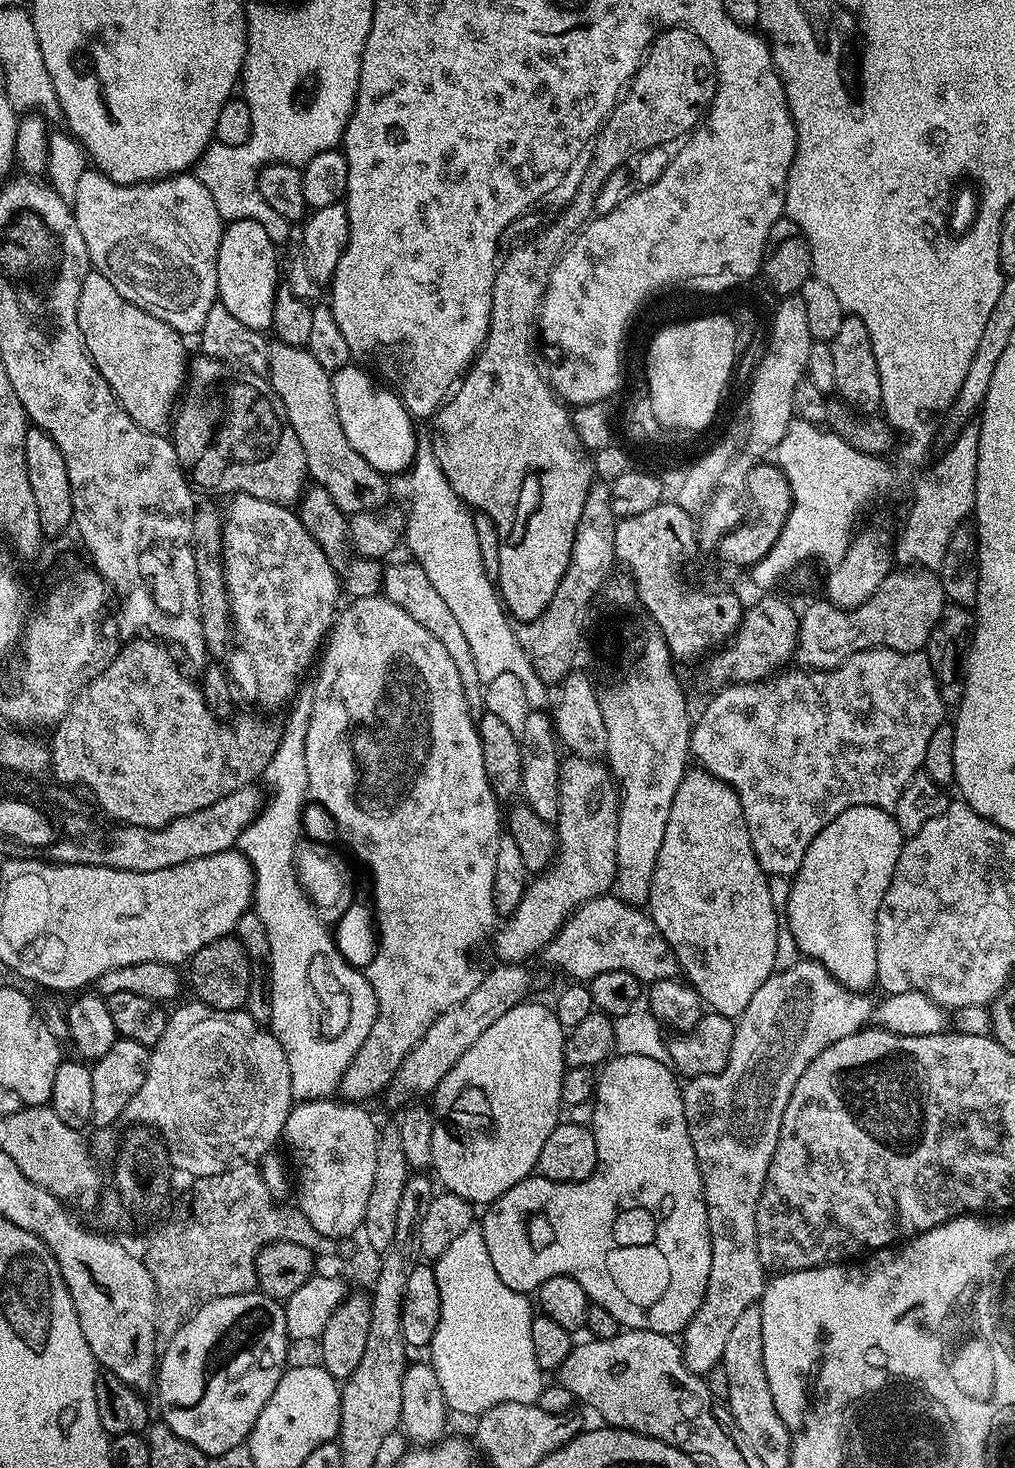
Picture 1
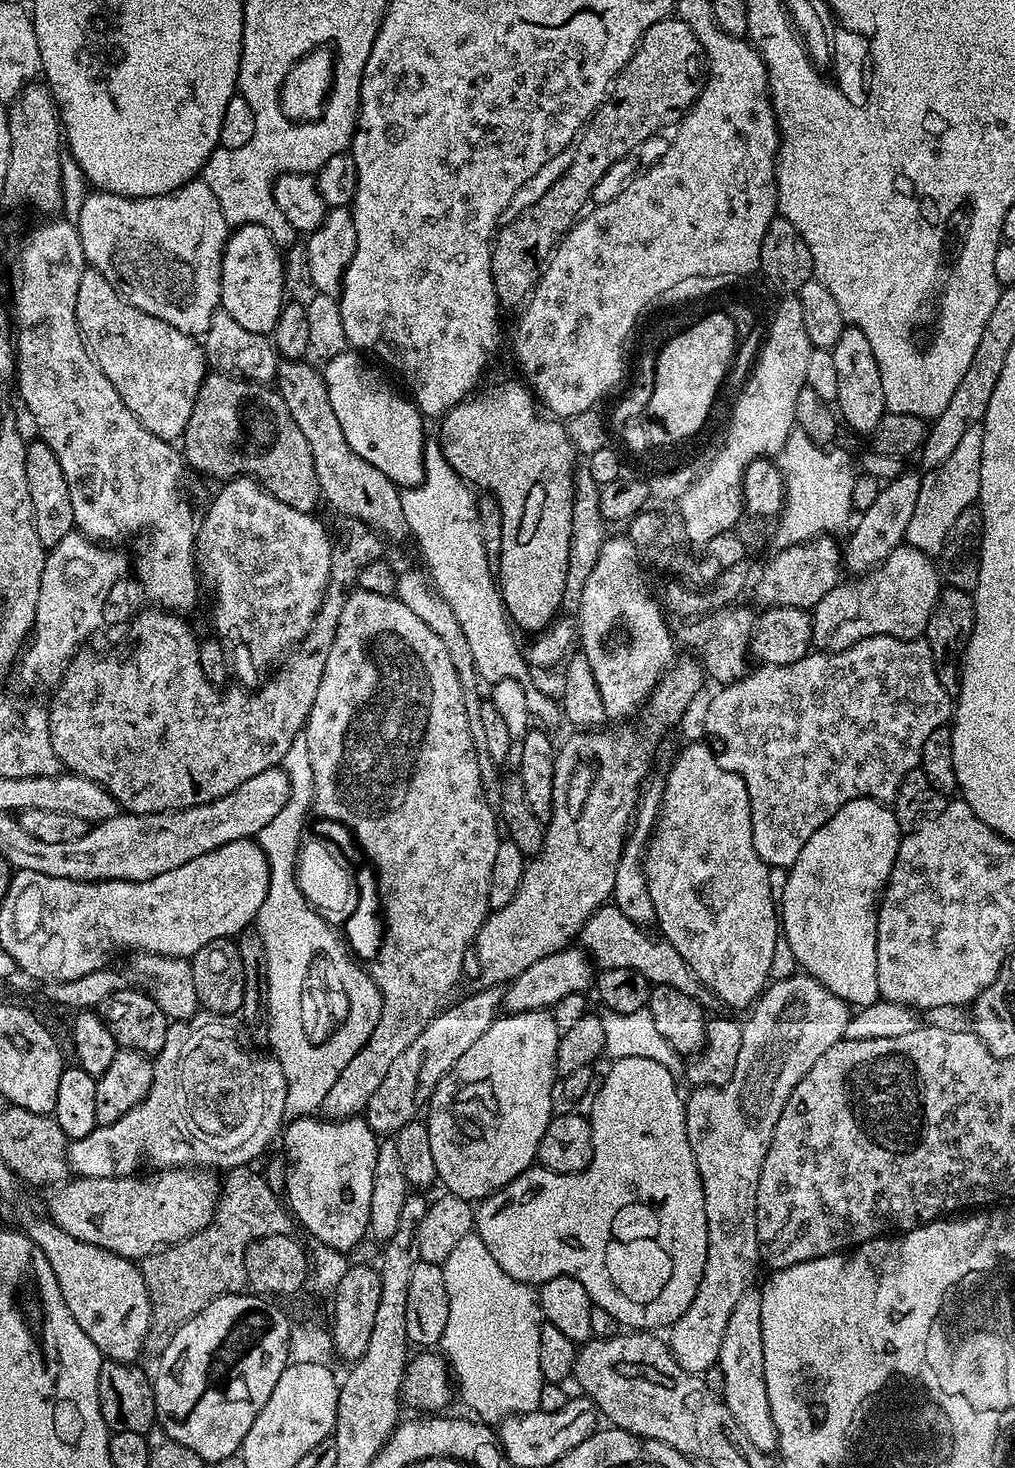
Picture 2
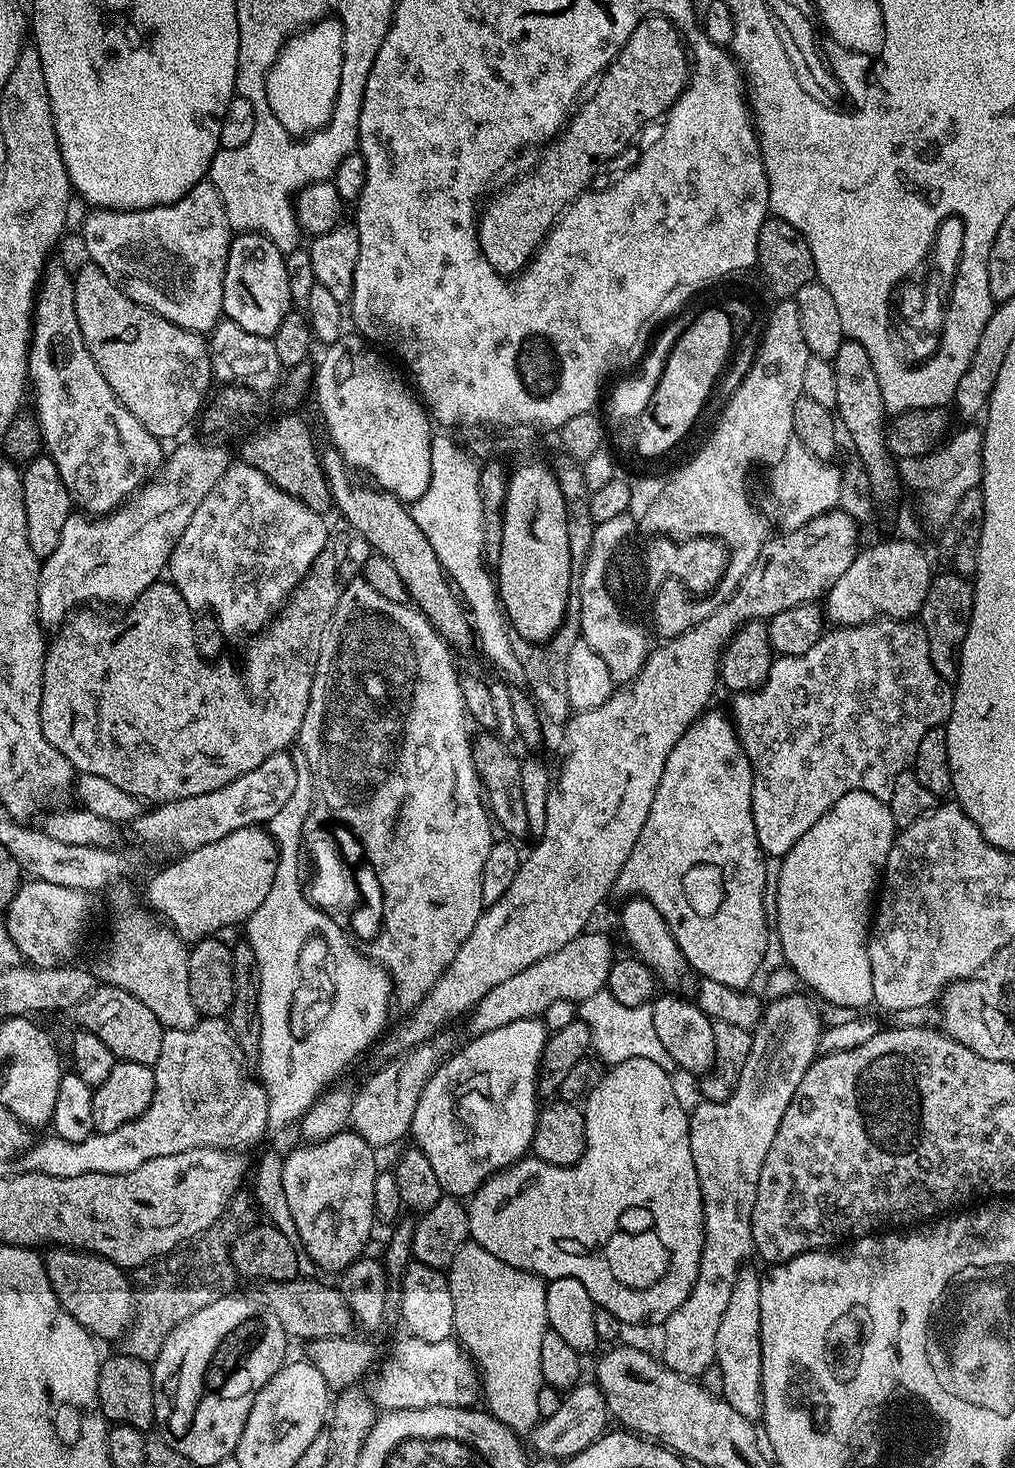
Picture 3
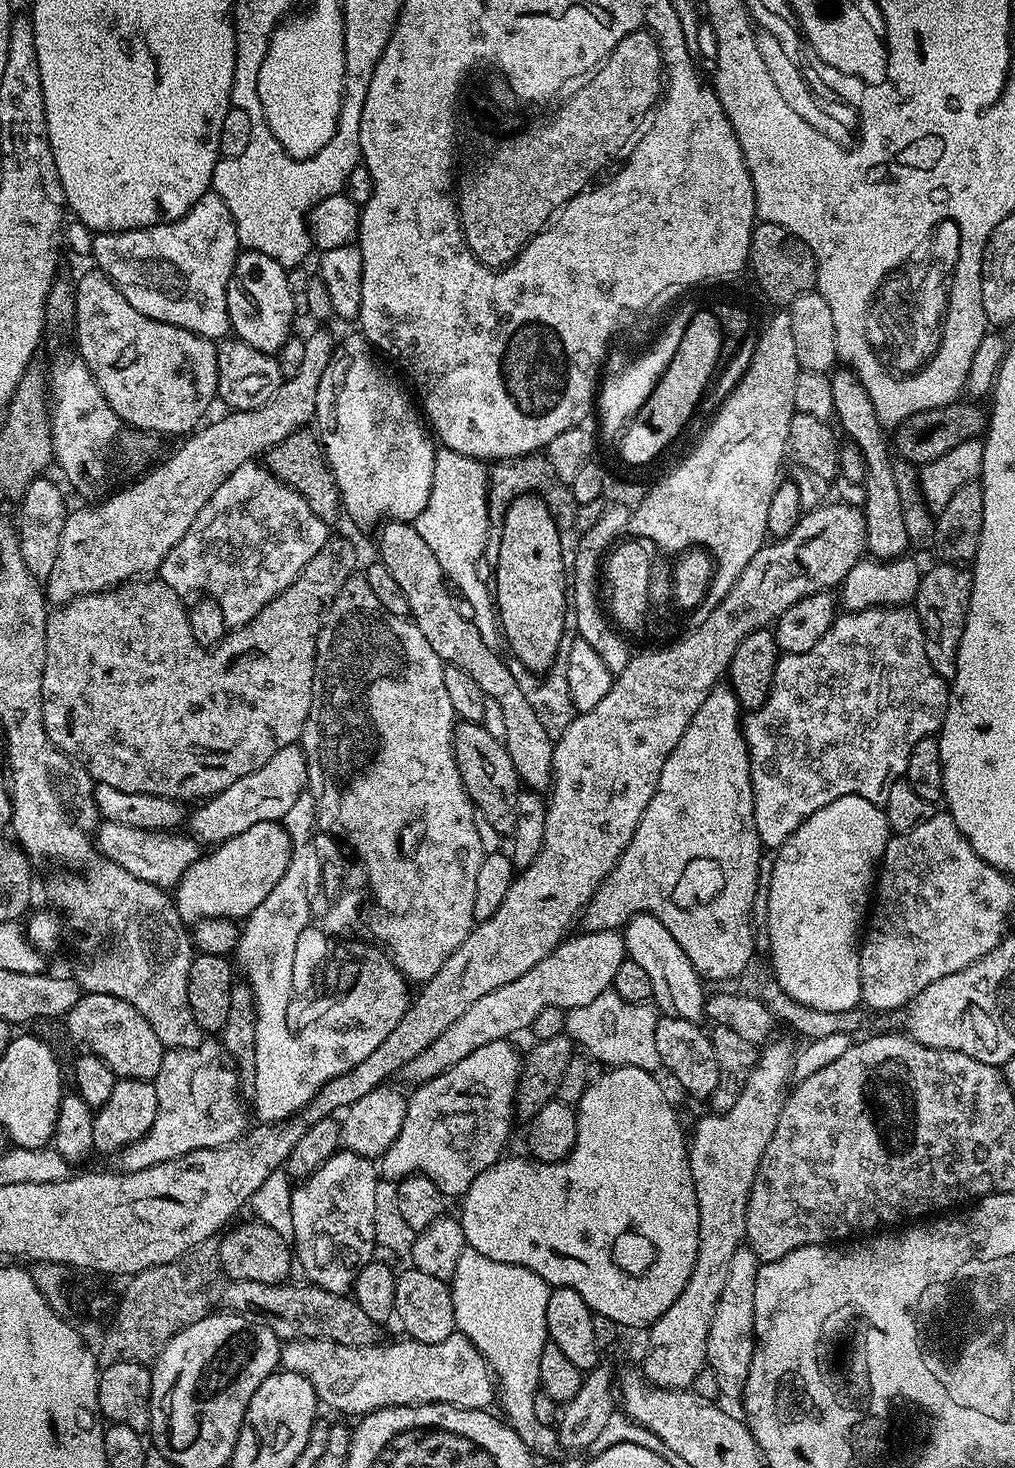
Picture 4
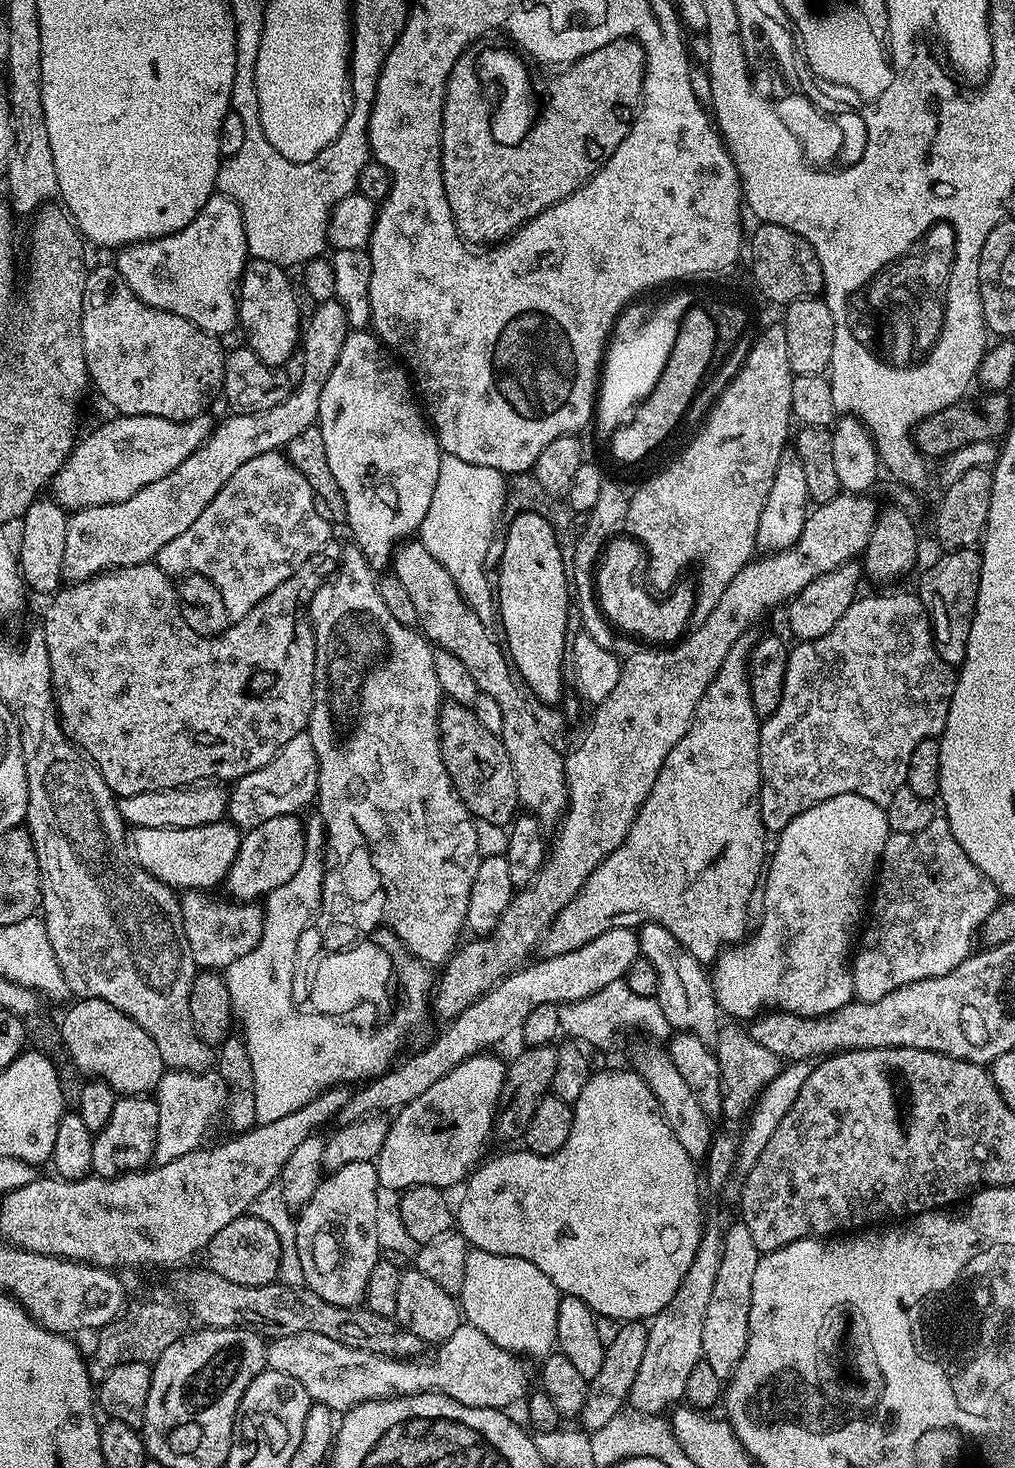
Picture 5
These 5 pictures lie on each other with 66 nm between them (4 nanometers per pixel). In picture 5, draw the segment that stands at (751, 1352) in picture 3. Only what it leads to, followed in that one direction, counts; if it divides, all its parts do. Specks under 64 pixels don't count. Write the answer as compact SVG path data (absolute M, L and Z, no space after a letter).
M735 1222L724 1232L722 1262L714 1278L714 1290L710 1293L710 1306L706 1306L706 1318L702 1325L702 1350L707 1364L724 1382L738 1366L746 1350L750 1330L750 1294L754 1291L754 1270L762 1253L754 1246L750 1230L742 1222Z

